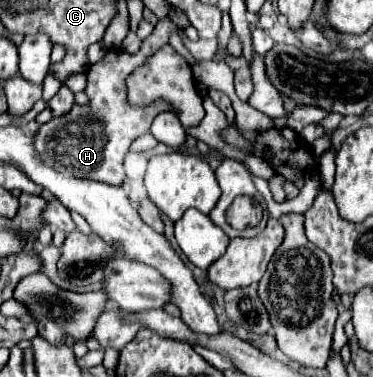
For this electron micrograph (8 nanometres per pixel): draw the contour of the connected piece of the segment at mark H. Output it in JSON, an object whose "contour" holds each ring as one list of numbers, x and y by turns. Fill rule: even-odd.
{"contour":[[164,17,162,21,156,23,152,35,142,41,140,51,130,55,122,49,108,49,106,55,90,65,86,69,86,89,84,93,88,95,88,105,76,105,72,111,52,117,48,123,40,125,40,129,34,135,34,145,36,153,40,159,48,163,48,167,72,175,72,179,94,179,102,181,108,185,122,185,124,181,124,157,132,145,132,141,144,133,150,131,152,119,162,111,168,109,166,101,156,101,148,107,130,107,126,105,126,87,124,79,138,67,142,65,152,53,156,53,162,45,168,43,168,35,176,31,176,25,170,21,170,17]]}

